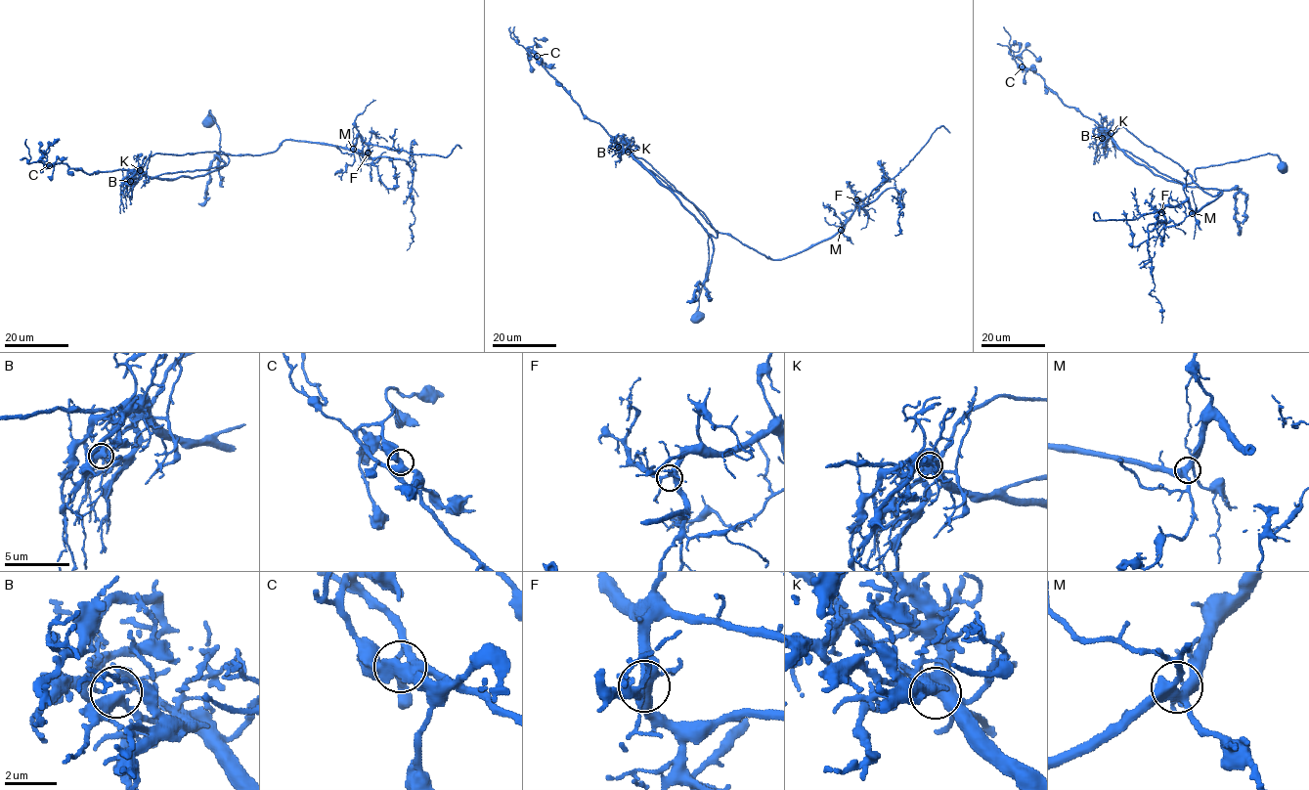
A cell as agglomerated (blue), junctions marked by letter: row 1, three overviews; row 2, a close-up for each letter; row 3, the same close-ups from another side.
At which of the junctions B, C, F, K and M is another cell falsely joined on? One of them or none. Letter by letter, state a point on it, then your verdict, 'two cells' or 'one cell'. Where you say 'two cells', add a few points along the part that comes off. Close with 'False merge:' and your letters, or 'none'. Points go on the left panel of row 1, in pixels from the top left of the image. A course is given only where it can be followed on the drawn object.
B: at (130, 181); one cell
C: at (49, 165); one cell
F: at (368, 153); one cell
K: at (140, 170); two cells; foreign part runs (140, 170), (157, 153), (256, 155), (294, 140), (350, 149), (359, 136), (371, 157), (409, 164), (406, 250)
M: at (353, 149); one cell
False merge: K

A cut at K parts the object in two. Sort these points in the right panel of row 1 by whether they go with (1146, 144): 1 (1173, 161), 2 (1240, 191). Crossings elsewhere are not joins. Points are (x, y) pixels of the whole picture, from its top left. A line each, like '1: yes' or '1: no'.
1: yes
2: no

